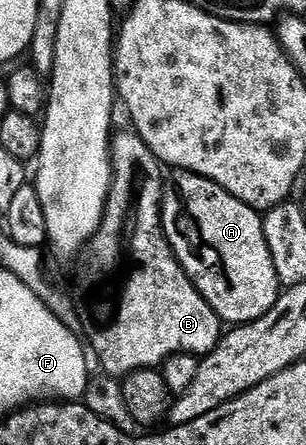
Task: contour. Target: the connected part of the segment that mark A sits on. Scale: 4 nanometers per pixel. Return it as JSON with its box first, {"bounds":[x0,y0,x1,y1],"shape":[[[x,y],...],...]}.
{"bounds":[163,169,281,324],"shape":[[[176,169],[172,174],[175,175],[172,178],[170,175],[163,192],[163,231],[183,270],[224,323],[242,324],[265,316],[278,300],[281,287],[265,240],[264,215],[221,188],[212,178],[194,174],[191,170]]]}

